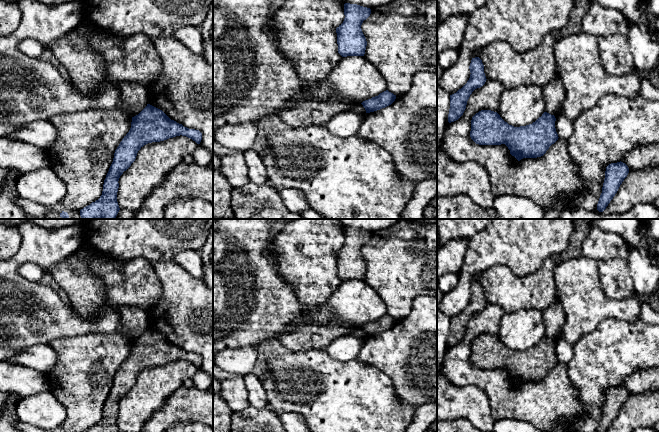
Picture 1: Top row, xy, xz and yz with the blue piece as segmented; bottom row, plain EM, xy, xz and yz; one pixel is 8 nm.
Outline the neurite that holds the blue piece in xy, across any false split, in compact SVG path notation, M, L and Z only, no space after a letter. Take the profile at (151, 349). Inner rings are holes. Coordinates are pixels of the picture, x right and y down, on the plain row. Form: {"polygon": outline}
{"polygon": "M147 328L138 339L132 341L129 356L124 360L115 374L113 386L104 404L102 419L98 424L84 432L119 432L117 426L118 405L123 396L135 385L138 375L148 367L160 366L180 359L192 363L197 368L200 368L202 364L202 357L199 354L184 351L182 348L171 344L162 334Z"}

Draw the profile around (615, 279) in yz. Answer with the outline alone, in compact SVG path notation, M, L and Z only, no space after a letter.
M626 259L598 262L598 272L602 290L608 298L622 300L636 294Z

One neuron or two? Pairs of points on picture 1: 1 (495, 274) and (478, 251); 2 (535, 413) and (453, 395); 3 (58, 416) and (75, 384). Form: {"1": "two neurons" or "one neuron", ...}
{"1": "two neurons", "2": "two neurons", "3": "two neurons"}

